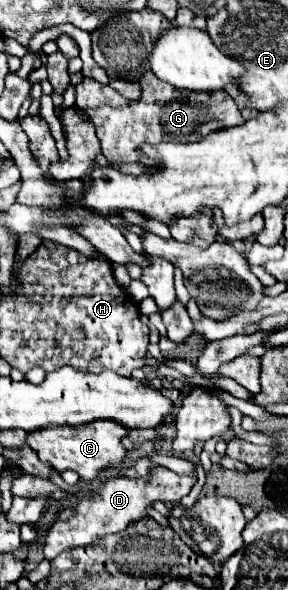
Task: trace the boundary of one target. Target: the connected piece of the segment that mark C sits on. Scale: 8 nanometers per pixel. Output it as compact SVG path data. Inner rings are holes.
M99 419L95 423L87 423L85 427L47 427L47 431L31 431L27 433L27 445L35 449L41 461L55 467L59 473L65 469L77 471L81 479L91 481L107 467L121 467L125 461L127 449L123 447L121 439L127 433L125 427L119 423L107 423Z

